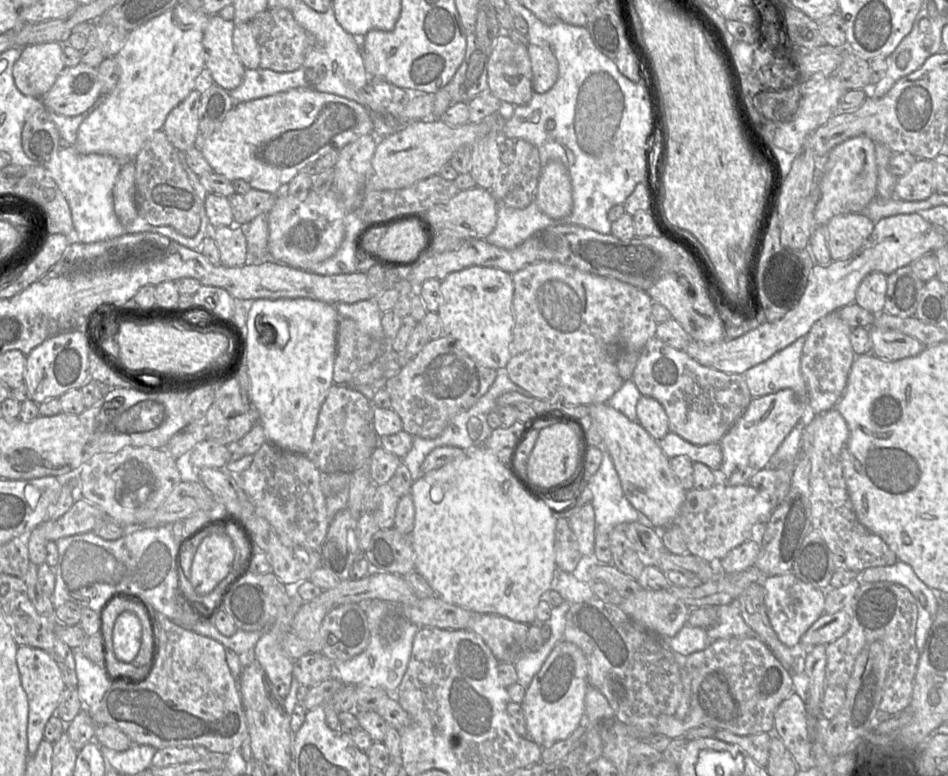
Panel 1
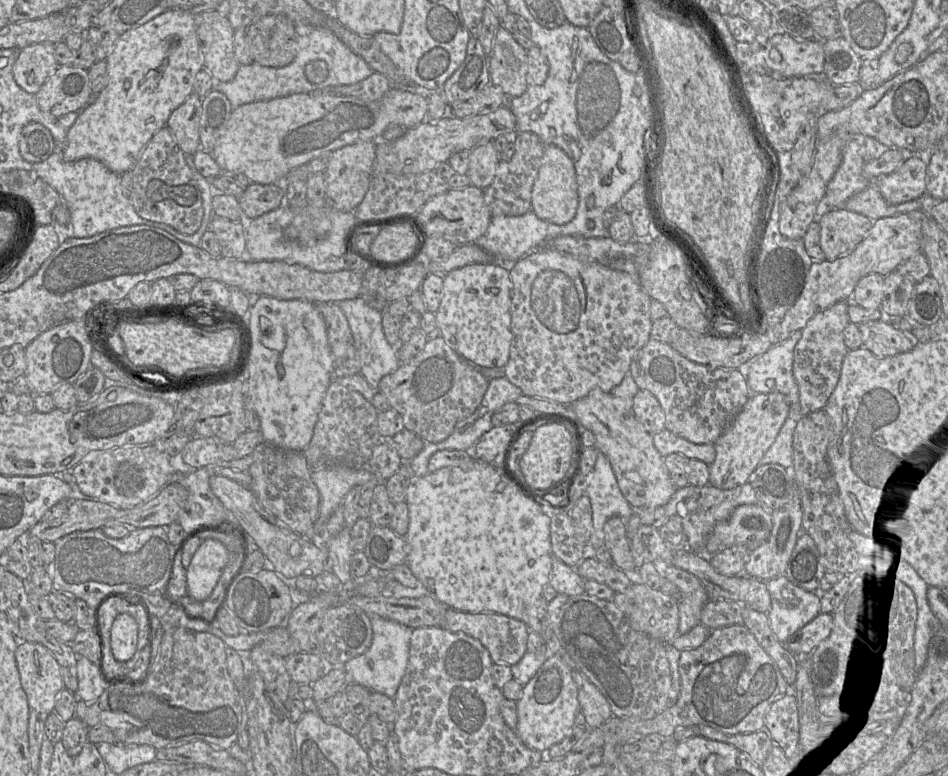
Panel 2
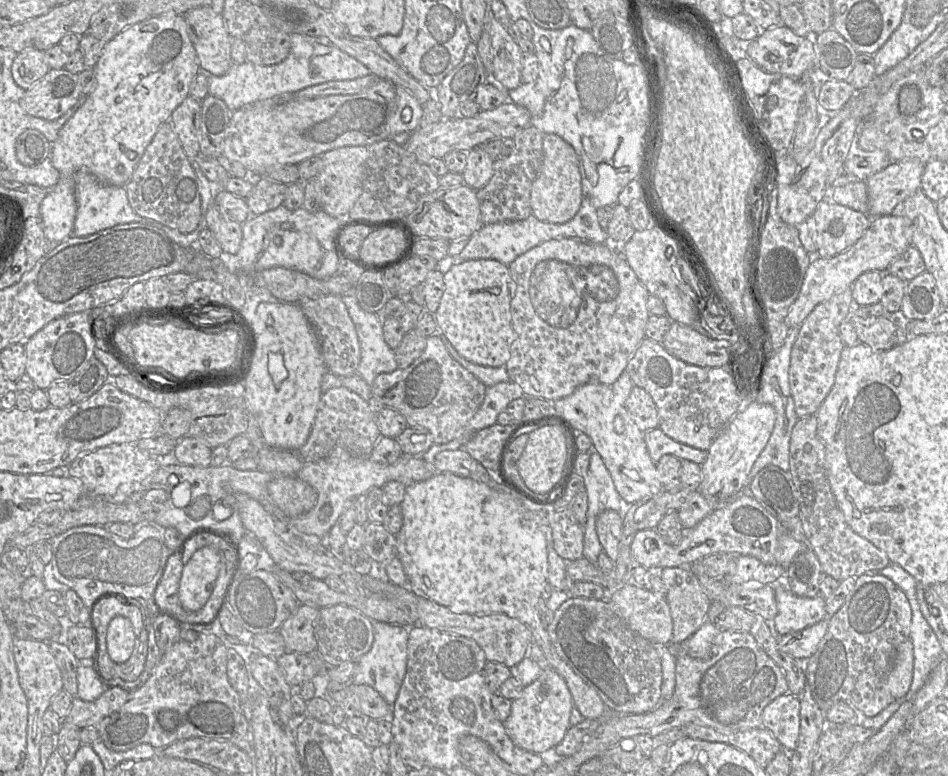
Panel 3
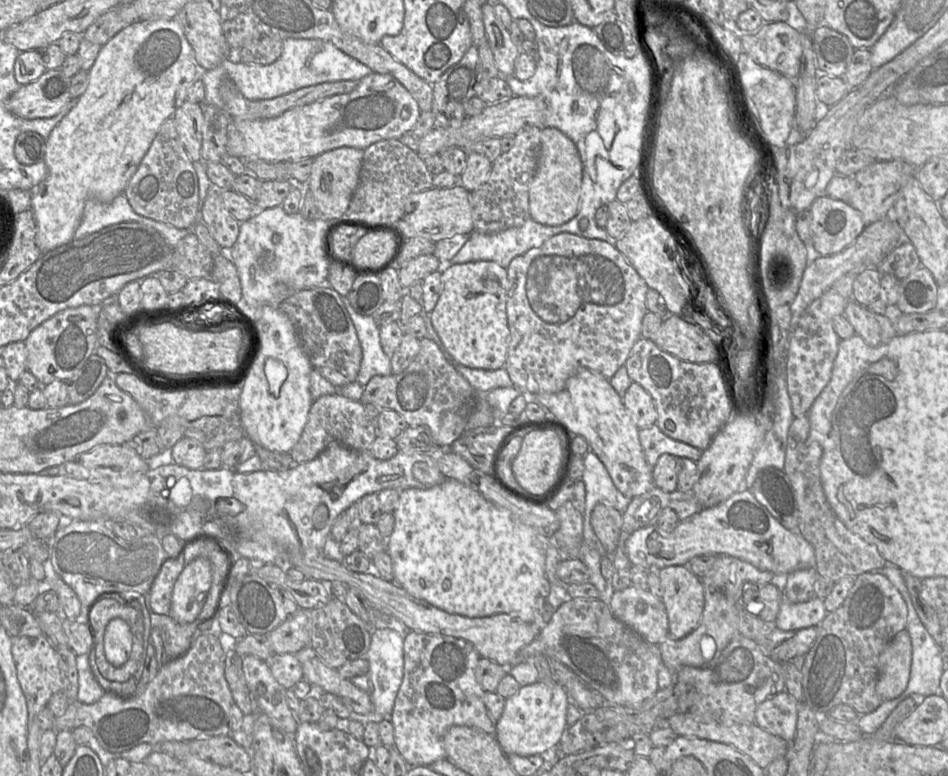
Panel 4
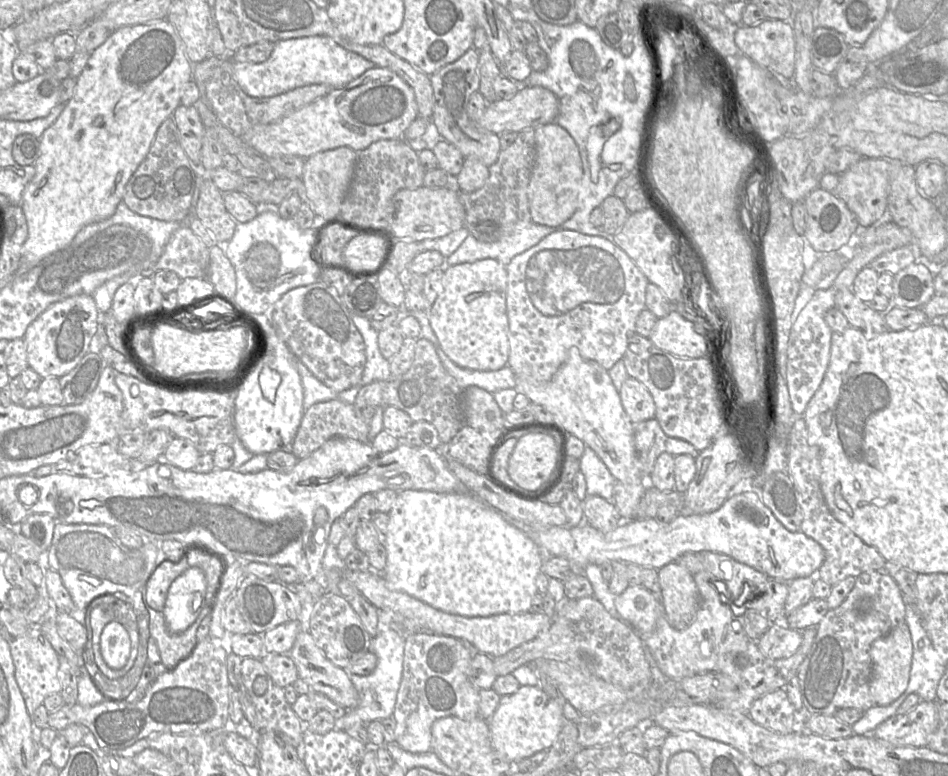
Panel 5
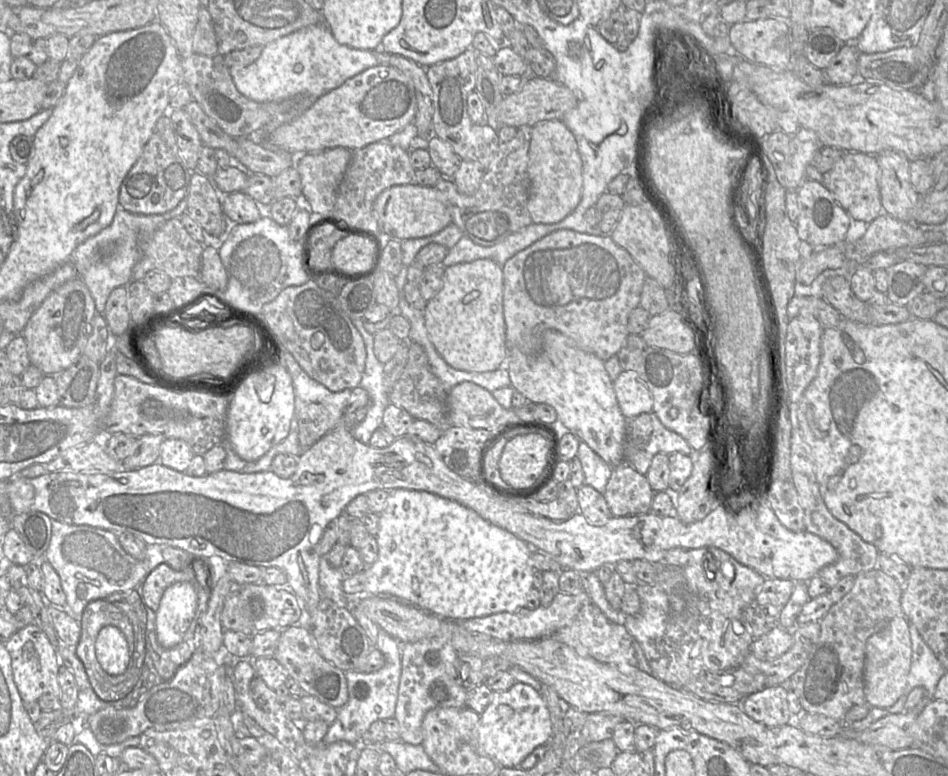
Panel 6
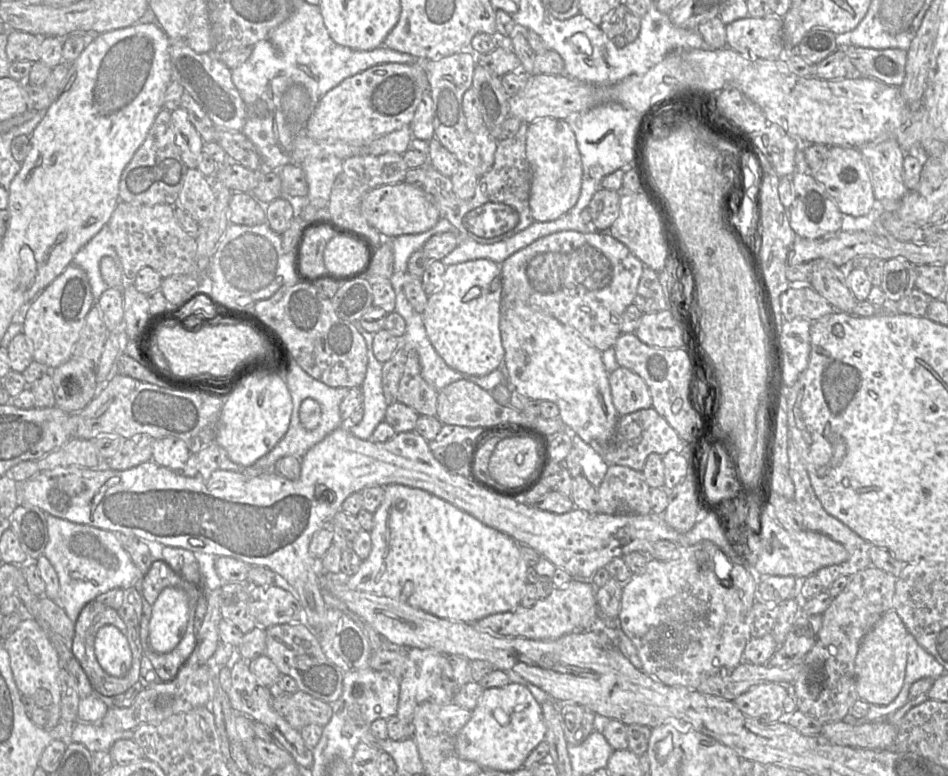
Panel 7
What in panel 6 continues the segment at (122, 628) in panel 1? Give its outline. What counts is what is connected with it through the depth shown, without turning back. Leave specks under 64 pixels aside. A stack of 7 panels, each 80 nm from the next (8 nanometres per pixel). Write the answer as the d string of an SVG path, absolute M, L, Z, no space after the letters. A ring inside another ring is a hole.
M107 625L96 638L95 653L103 670L110 675L120 675L129 665L129 647L120 629Z

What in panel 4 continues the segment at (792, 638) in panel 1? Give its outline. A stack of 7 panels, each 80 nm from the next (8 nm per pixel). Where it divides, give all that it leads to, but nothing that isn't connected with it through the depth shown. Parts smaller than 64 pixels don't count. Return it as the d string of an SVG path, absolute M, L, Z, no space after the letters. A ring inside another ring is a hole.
M816 596L800 603L792 603L783 598L774 626L783 631L818 627L827 613L824 599Z

